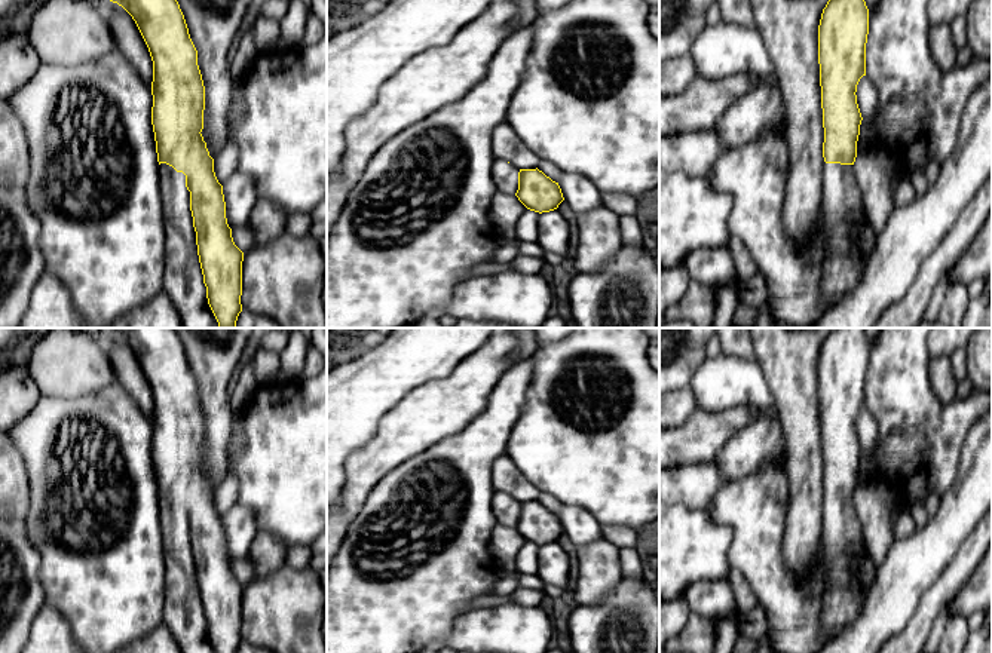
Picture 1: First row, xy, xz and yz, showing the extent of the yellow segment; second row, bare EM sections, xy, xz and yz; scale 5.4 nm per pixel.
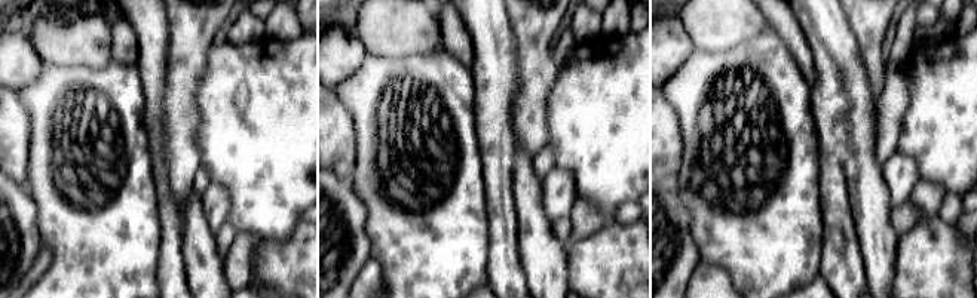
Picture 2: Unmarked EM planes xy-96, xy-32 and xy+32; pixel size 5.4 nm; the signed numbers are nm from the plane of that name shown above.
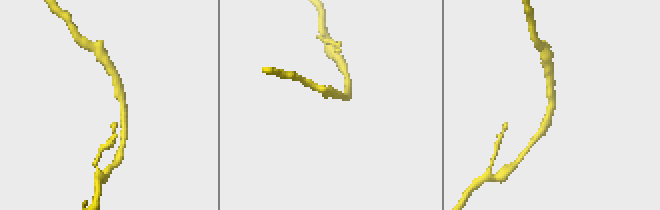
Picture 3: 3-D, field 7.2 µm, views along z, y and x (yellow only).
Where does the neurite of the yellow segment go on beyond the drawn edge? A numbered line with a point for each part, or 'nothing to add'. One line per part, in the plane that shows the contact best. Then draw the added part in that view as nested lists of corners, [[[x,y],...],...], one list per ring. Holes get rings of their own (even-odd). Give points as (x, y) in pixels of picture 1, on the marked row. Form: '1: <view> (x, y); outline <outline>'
1: xy (183, 281); outline [[[166,163],[159,165],[159,175],[166,234],[163,291],[183,328],[220,328],[206,298],[186,175]]]

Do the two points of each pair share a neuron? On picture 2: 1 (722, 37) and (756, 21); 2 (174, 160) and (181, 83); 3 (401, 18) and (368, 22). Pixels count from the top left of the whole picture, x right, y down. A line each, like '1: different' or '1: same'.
1: same
2: same
3: same

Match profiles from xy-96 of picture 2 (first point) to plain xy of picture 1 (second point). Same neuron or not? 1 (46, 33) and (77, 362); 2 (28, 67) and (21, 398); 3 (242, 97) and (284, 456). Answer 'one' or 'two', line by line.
1: one
2: one
3: one

